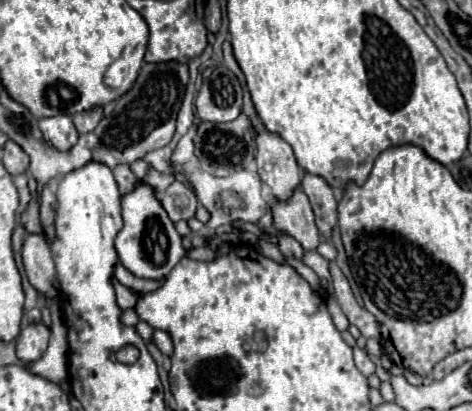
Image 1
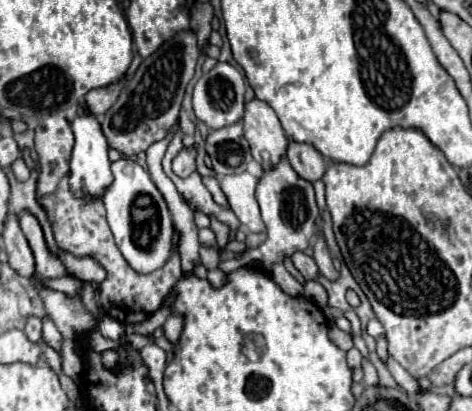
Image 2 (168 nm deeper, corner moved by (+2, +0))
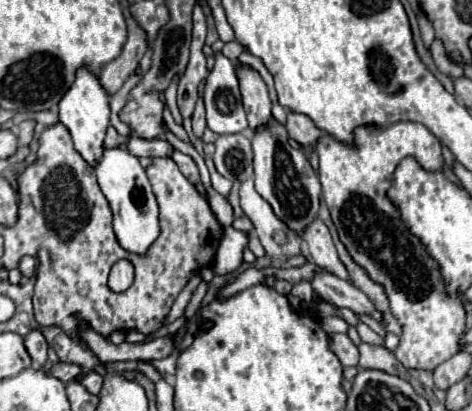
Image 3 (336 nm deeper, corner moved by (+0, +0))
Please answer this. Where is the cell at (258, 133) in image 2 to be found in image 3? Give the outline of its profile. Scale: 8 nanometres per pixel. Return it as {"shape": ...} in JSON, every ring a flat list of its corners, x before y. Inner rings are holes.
{"shape":[[241,62,235,64,235,72,239,78,239,88,243,94,243,106,247,112,249,128,255,130,261,124,267,124,271,116,271,100,267,94,267,86,257,70,243,66]]}

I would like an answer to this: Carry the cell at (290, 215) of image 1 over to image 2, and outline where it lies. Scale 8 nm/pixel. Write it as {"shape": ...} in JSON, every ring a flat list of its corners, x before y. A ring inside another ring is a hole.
{"shape":[[283,158,275,168,263,172,257,186,257,202,261,208,261,216,267,228,267,240,243,256,221,260,219,270,231,272,239,266,257,266,257,268,269,268,275,262,281,262,285,256,291,256,295,250,305,250,315,234,315,218,317,218,317,204,315,204,315,192,313,184,307,180,301,180,297,172,289,166,289,162]]}

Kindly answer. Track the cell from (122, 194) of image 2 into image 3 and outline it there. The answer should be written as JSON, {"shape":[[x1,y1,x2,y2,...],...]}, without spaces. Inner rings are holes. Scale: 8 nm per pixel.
{"shape":[[105,148,103,156,95,168,99,186,113,210,113,228,119,244,135,254,145,254,153,240,159,236,159,208,155,194,151,192,151,184,147,180,145,168,139,164,135,156,131,156,125,148]]}

